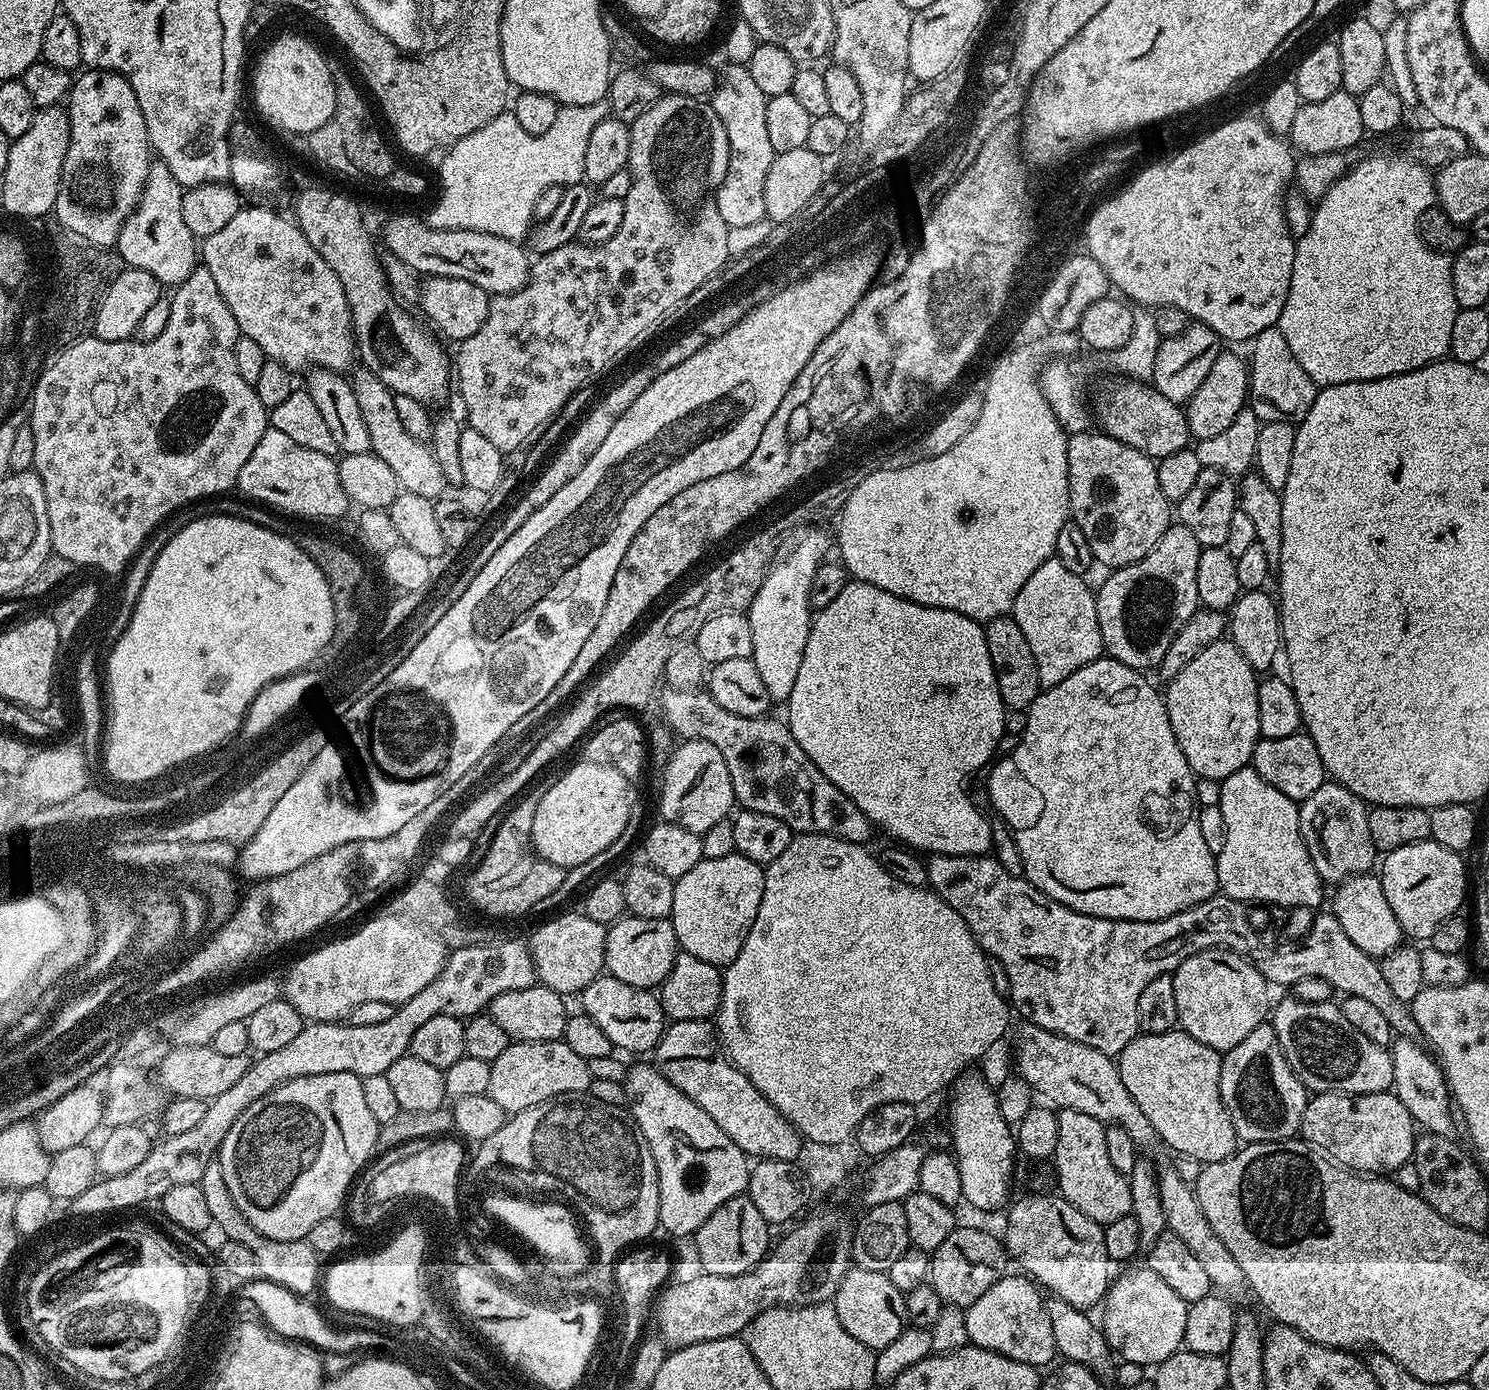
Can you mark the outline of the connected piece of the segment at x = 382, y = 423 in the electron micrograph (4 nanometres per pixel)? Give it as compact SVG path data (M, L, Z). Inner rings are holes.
M365 366L357 367L351 373L350 383L354 390L354 399L357 400L359 409L362 410L366 430L370 430L372 451L378 458L382 458L382 462L386 462L386 466L390 466L390 470L394 470L394 478L398 478L401 489L405 492L422 494L430 501L443 497L446 485L442 466L438 466L436 455L432 453L431 447L425 446L410 434L406 434L406 430L402 430L398 410L394 410L396 401L394 393Z

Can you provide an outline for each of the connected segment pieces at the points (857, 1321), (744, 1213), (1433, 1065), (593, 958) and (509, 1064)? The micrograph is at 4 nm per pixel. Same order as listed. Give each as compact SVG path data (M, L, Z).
M853 1267L834 1297L834 1307L842 1326L858 1342L873 1350L890 1346L903 1334L908 1320L908 1302L905 1293L894 1286L887 1272L871 1272L865 1268Z
M747 1195L736 1196L730 1202L718 1206L694 1234L696 1252L700 1255L700 1264L710 1276L741 1276L751 1272L770 1251L768 1245L768 1221L758 1214L758 1206Z
M1400 1038L1391 1045L1390 1051L1394 1066L1392 1088L1396 1097L1402 1102L1402 1106L1410 1110L1413 1121L1421 1129L1427 1130L1434 1136L1452 1136L1455 1133L1456 1124L1458 1128L1458 1116L1454 1111L1454 1101L1448 1088L1448 1080L1444 1076L1444 1069L1433 1059L1426 1048L1425 1050L1419 1048L1416 1042L1412 1038Z
M580 910L564 912L546 921L530 939L537 981L565 998L583 992L586 986L590 986L590 982L594 982L605 971L607 933L605 925L594 922L594 918L585 916Z
M563 1039L547 1040L546 1042L522 1040L509 1043L508 1048L502 1050L502 1054L498 1054L498 1058L492 1061L491 1066L488 1095L494 1098L494 1102L498 1102L498 1106L502 1106L506 1114L521 1112L530 1106L538 1106L547 1100L555 1100L558 1096L587 1093L593 1082L588 1069L588 1061L578 1058L578 1054L574 1054L574 1050L570 1050L570 1046L566 1046Z

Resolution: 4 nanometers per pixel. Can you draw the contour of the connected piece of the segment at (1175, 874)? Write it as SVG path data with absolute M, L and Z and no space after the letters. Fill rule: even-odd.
M1099 658L1082 666L1053 688L1043 689L1026 709L1028 721L1024 724L1024 733L1016 749L1005 760L997 759L991 765L992 773L988 776L988 796L996 807L995 815L1007 824L1022 854L1024 879L1076 912L1107 920L1165 920L1182 910L1190 910L1190 906L1206 902L1217 895L1220 886L1216 857L1210 846L1206 846L1206 838L1202 838L1200 808L1196 803L1197 777L1186 762L1186 754L1182 754L1178 746L1163 695L1159 691L1156 693L1155 686L1144 676L1147 675L1143 671L1117 660Z

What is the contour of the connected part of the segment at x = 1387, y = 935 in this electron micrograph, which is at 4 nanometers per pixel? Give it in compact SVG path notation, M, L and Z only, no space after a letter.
M1365 874L1362 876L1352 876L1349 880L1343 880L1335 889L1336 897L1332 900L1330 911L1333 916L1338 918L1342 930L1346 930L1350 942L1358 946L1367 956L1373 958L1383 958L1396 951L1402 944L1402 933L1398 918L1394 918L1394 910L1390 910L1390 902L1386 902L1386 894L1382 894L1380 877L1376 874Z

